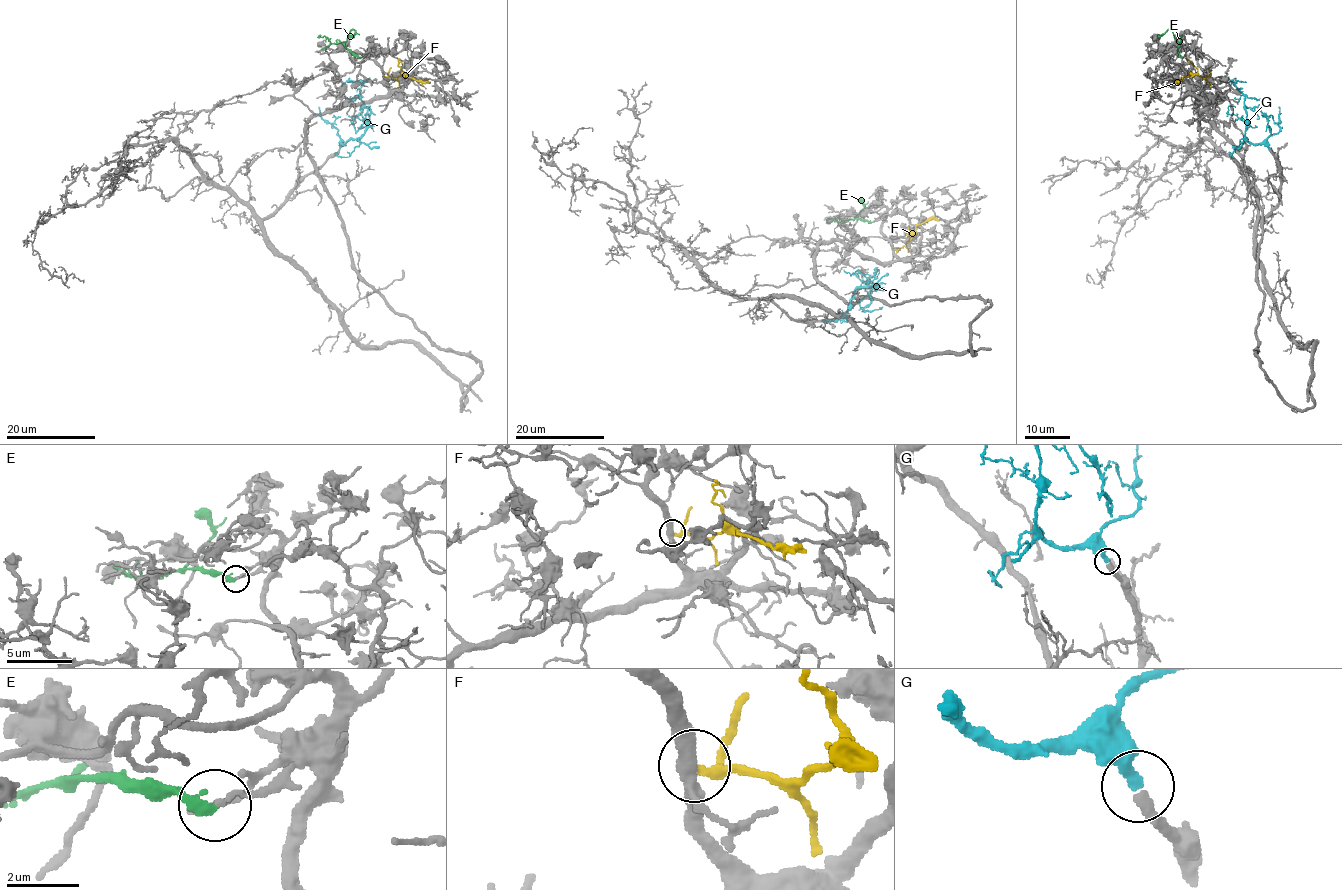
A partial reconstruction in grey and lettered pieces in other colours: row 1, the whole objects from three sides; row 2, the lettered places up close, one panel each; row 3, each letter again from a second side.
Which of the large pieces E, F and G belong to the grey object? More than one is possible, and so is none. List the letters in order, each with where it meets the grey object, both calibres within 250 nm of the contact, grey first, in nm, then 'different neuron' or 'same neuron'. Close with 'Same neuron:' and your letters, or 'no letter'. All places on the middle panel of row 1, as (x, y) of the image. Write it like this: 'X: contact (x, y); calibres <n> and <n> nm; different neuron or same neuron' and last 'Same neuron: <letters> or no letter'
E: contact (871, 222); calibres 120 and 240 nm; different neuron
F: contact (893, 249); calibres 320 and 180 nm; different neuron
G: contact (848, 310); calibres 320 and 380 nm; same neuron
Same neuron: G

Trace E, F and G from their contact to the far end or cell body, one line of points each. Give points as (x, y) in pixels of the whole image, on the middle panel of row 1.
E: (872, 222), (854, 218), (864, 206), (857, 199)
F: (893, 248), (902, 247), (915, 227), (926, 221), (939, 221)
G: (848, 310), (854, 292), (869, 286), (879, 288), (874, 286), (870, 302), (861, 309), (883, 307)

